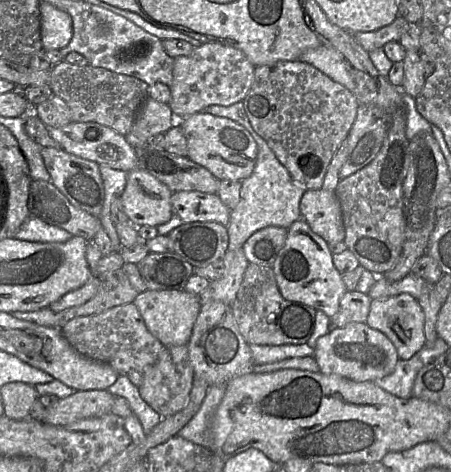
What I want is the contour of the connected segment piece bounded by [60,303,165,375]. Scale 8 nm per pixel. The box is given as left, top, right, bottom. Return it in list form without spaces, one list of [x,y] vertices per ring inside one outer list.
[[[123,304],[104,312],[76,317],[60,328],[69,344],[81,355],[109,364],[119,375],[127,375],[130,370],[143,372],[153,364],[165,346],[147,329],[138,308],[133,304]]]

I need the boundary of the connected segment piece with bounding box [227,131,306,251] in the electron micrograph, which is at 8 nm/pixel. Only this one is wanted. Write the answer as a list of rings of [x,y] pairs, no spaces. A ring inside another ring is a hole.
[[[248,131],[258,146],[256,165],[252,174],[242,181],[240,201],[236,208],[230,213],[227,231],[229,236],[228,250],[232,251],[242,248],[244,242],[255,232],[270,226],[277,226],[288,229],[293,222],[301,219],[300,200],[306,191],[295,183],[288,170],[280,163],[267,142],[253,131]]]

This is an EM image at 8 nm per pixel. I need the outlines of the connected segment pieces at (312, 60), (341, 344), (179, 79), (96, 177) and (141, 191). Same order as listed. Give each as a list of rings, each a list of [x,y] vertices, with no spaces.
[[[323,43],[317,48],[309,49],[300,56],[300,61],[311,64],[333,81],[354,91],[356,84],[351,72],[351,66],[336,50]]]
[[[349,323],[342,328],[331,329],[316,341],[313,358],[319,372],[336,374],[356,382],[375,381],[389,376],[399,360],[390,339],[365,323]]]
[[[202,43],[187,56],[174,58],[170,108],[176,118],[205,111],[211,105],[243,101],[254,81],[255,66],[239,49],[221,43]]]
[[[43,147],[41,155],[50,175],[50,182],[72,205],[94,217],[99,217],[104,202],[104,185],[99,164],[70,154],[61,148]]]
[[[142,168],[128,172],[125,189],[120,195],[124,213],[135,226],[154,226],[168,222],[173,215],[172,191],[157,178]]]

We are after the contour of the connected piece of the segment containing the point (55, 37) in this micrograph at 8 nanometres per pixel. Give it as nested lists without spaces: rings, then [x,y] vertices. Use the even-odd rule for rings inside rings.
[[[47,2],[40,4],[41,42],[43,49],[60,50],[73,36],[71,16]]]

